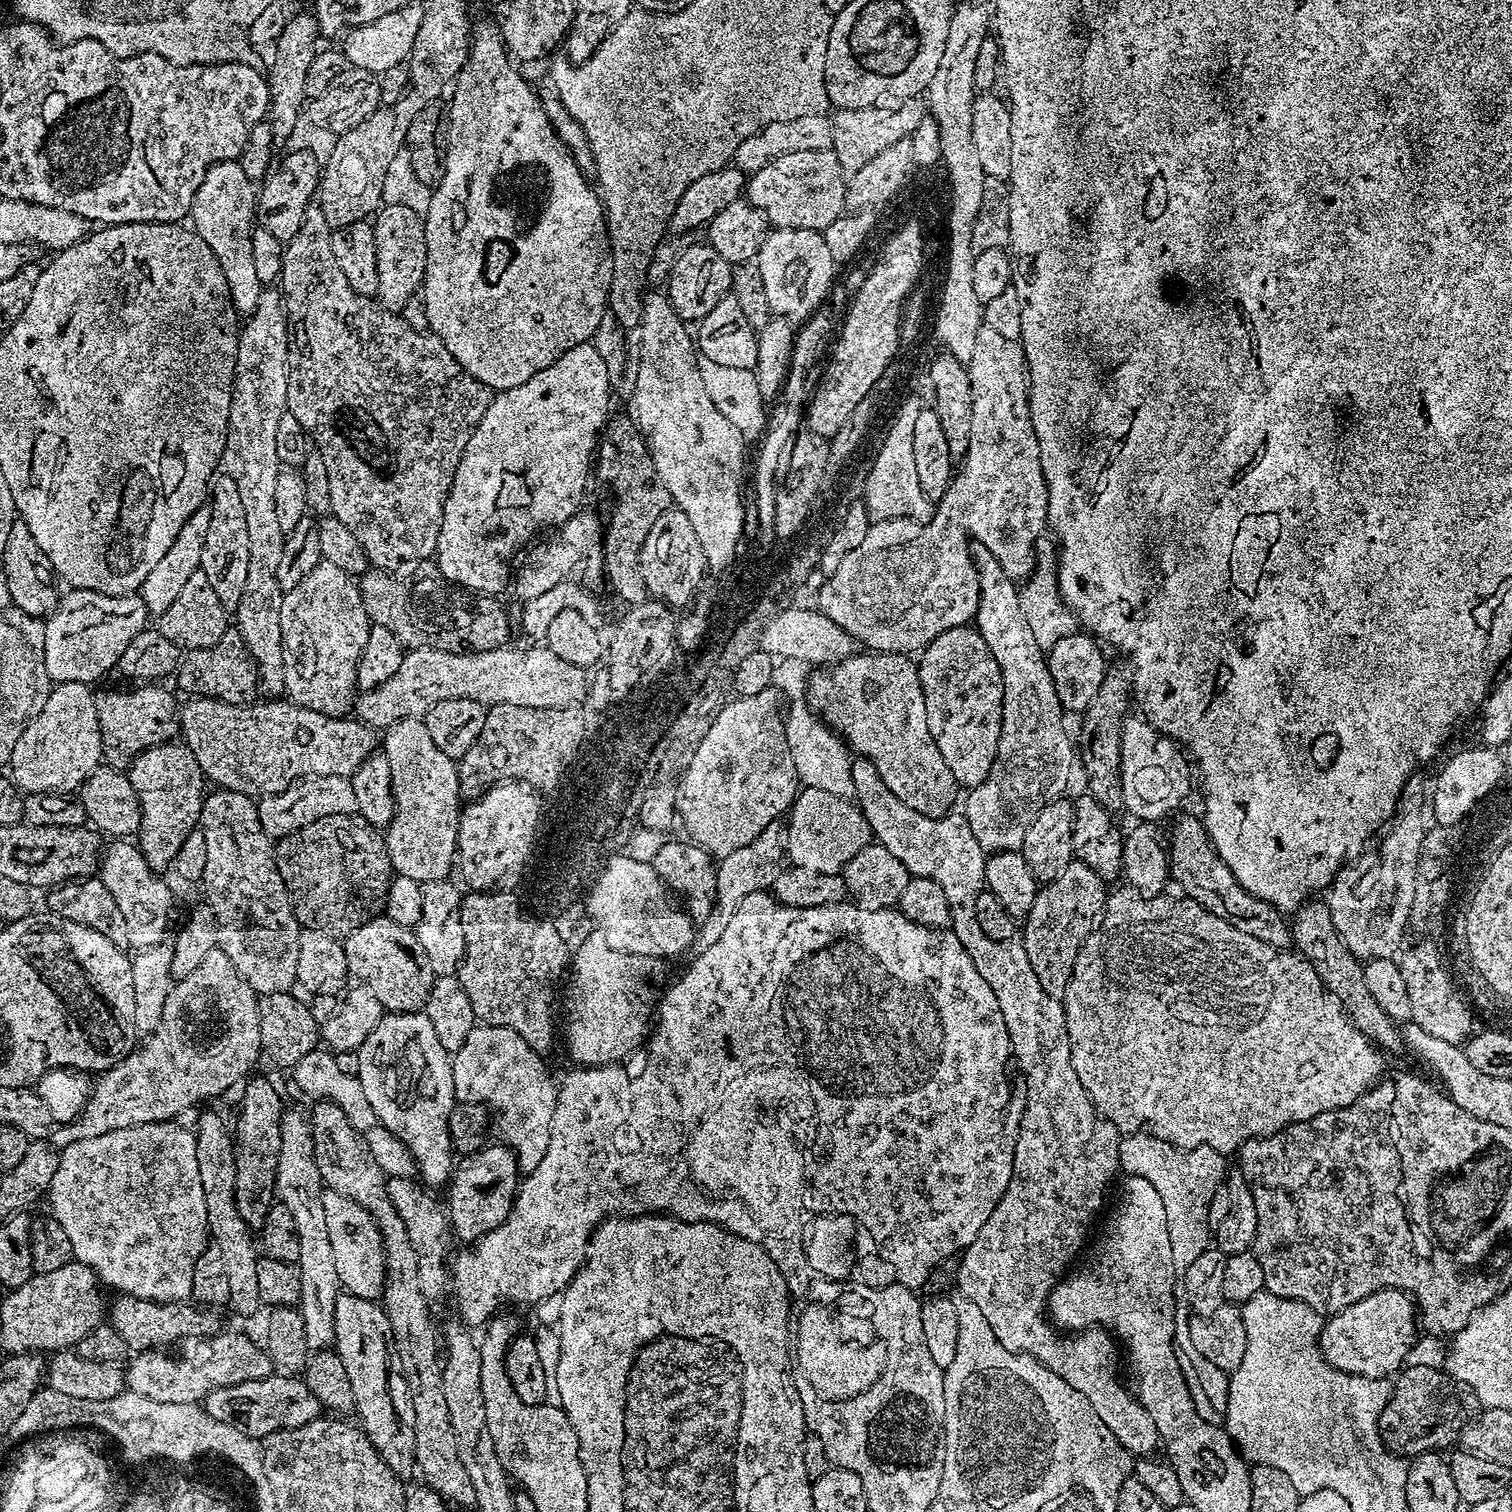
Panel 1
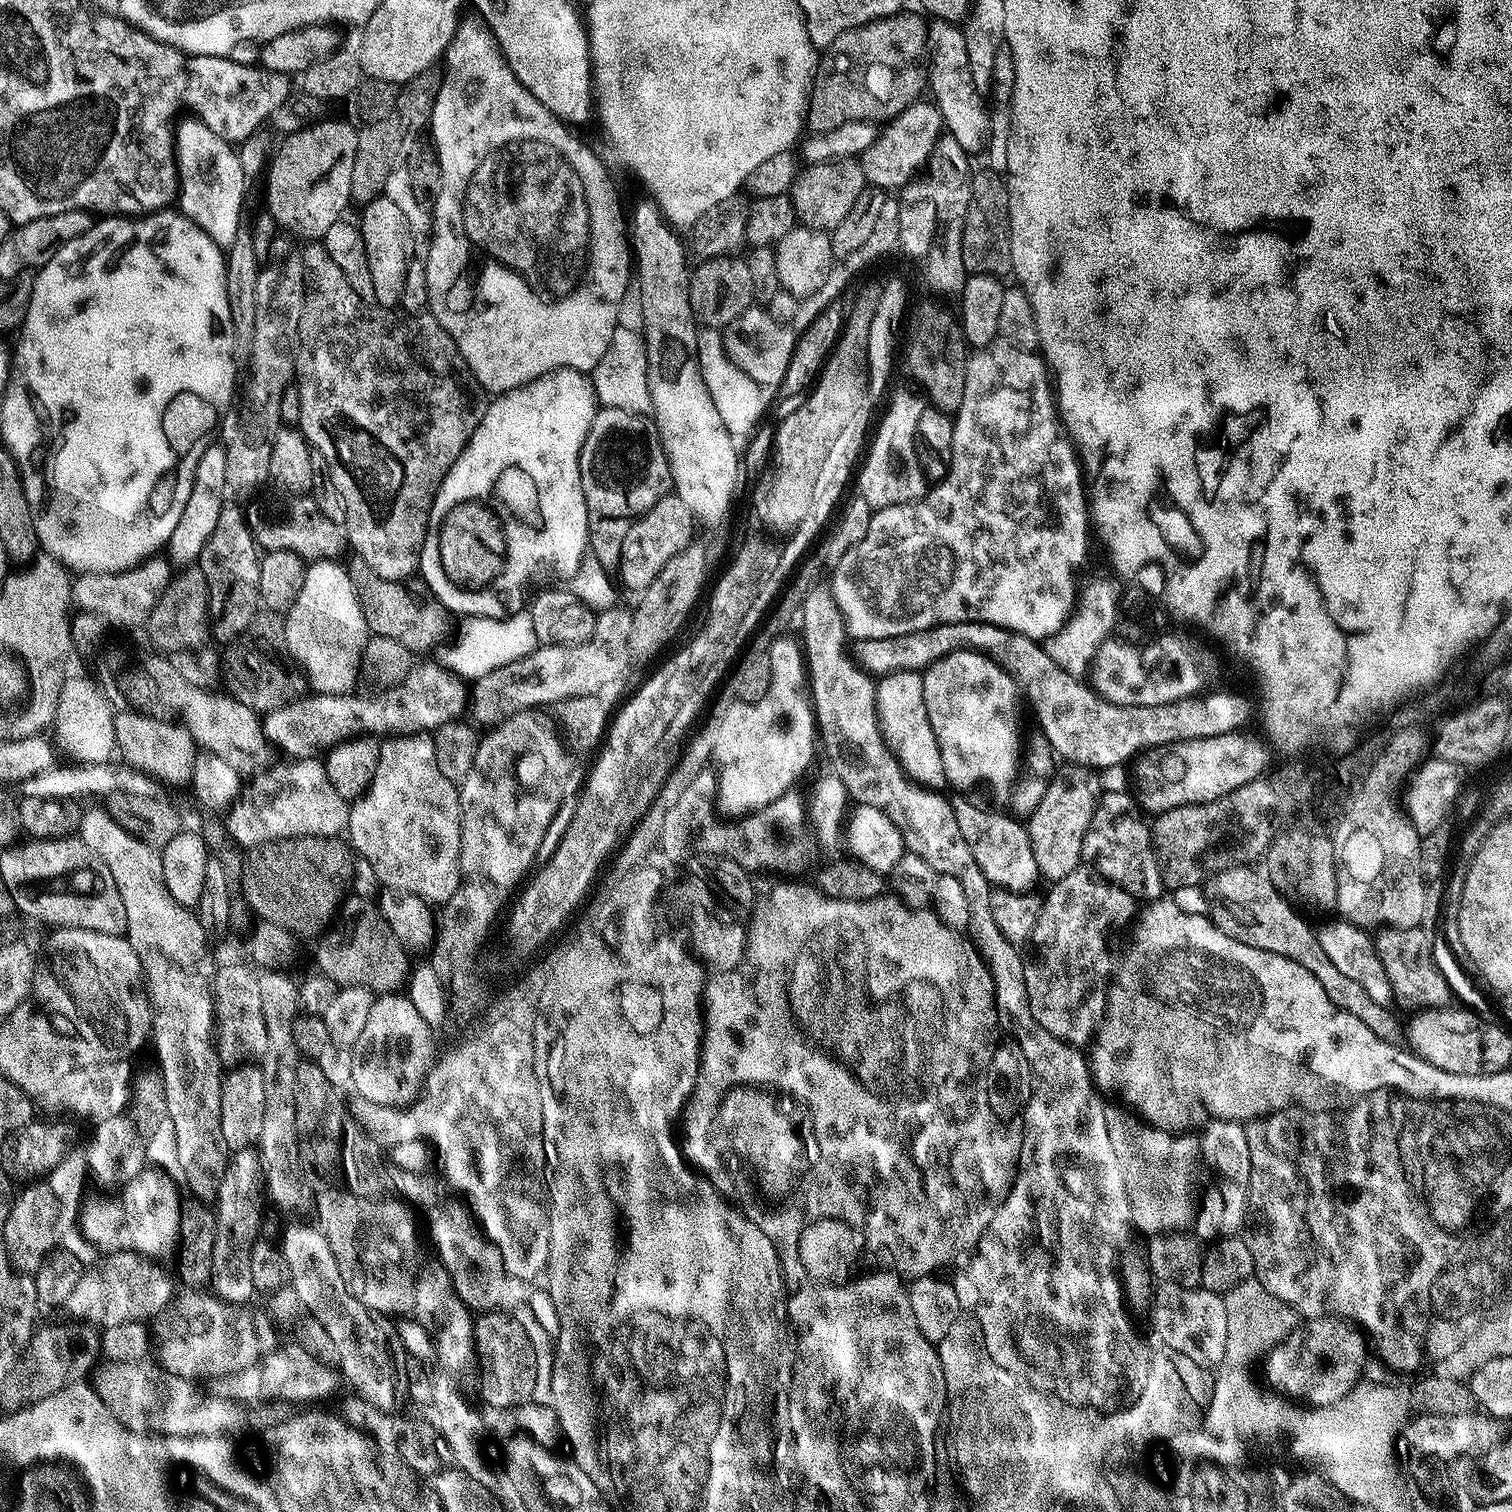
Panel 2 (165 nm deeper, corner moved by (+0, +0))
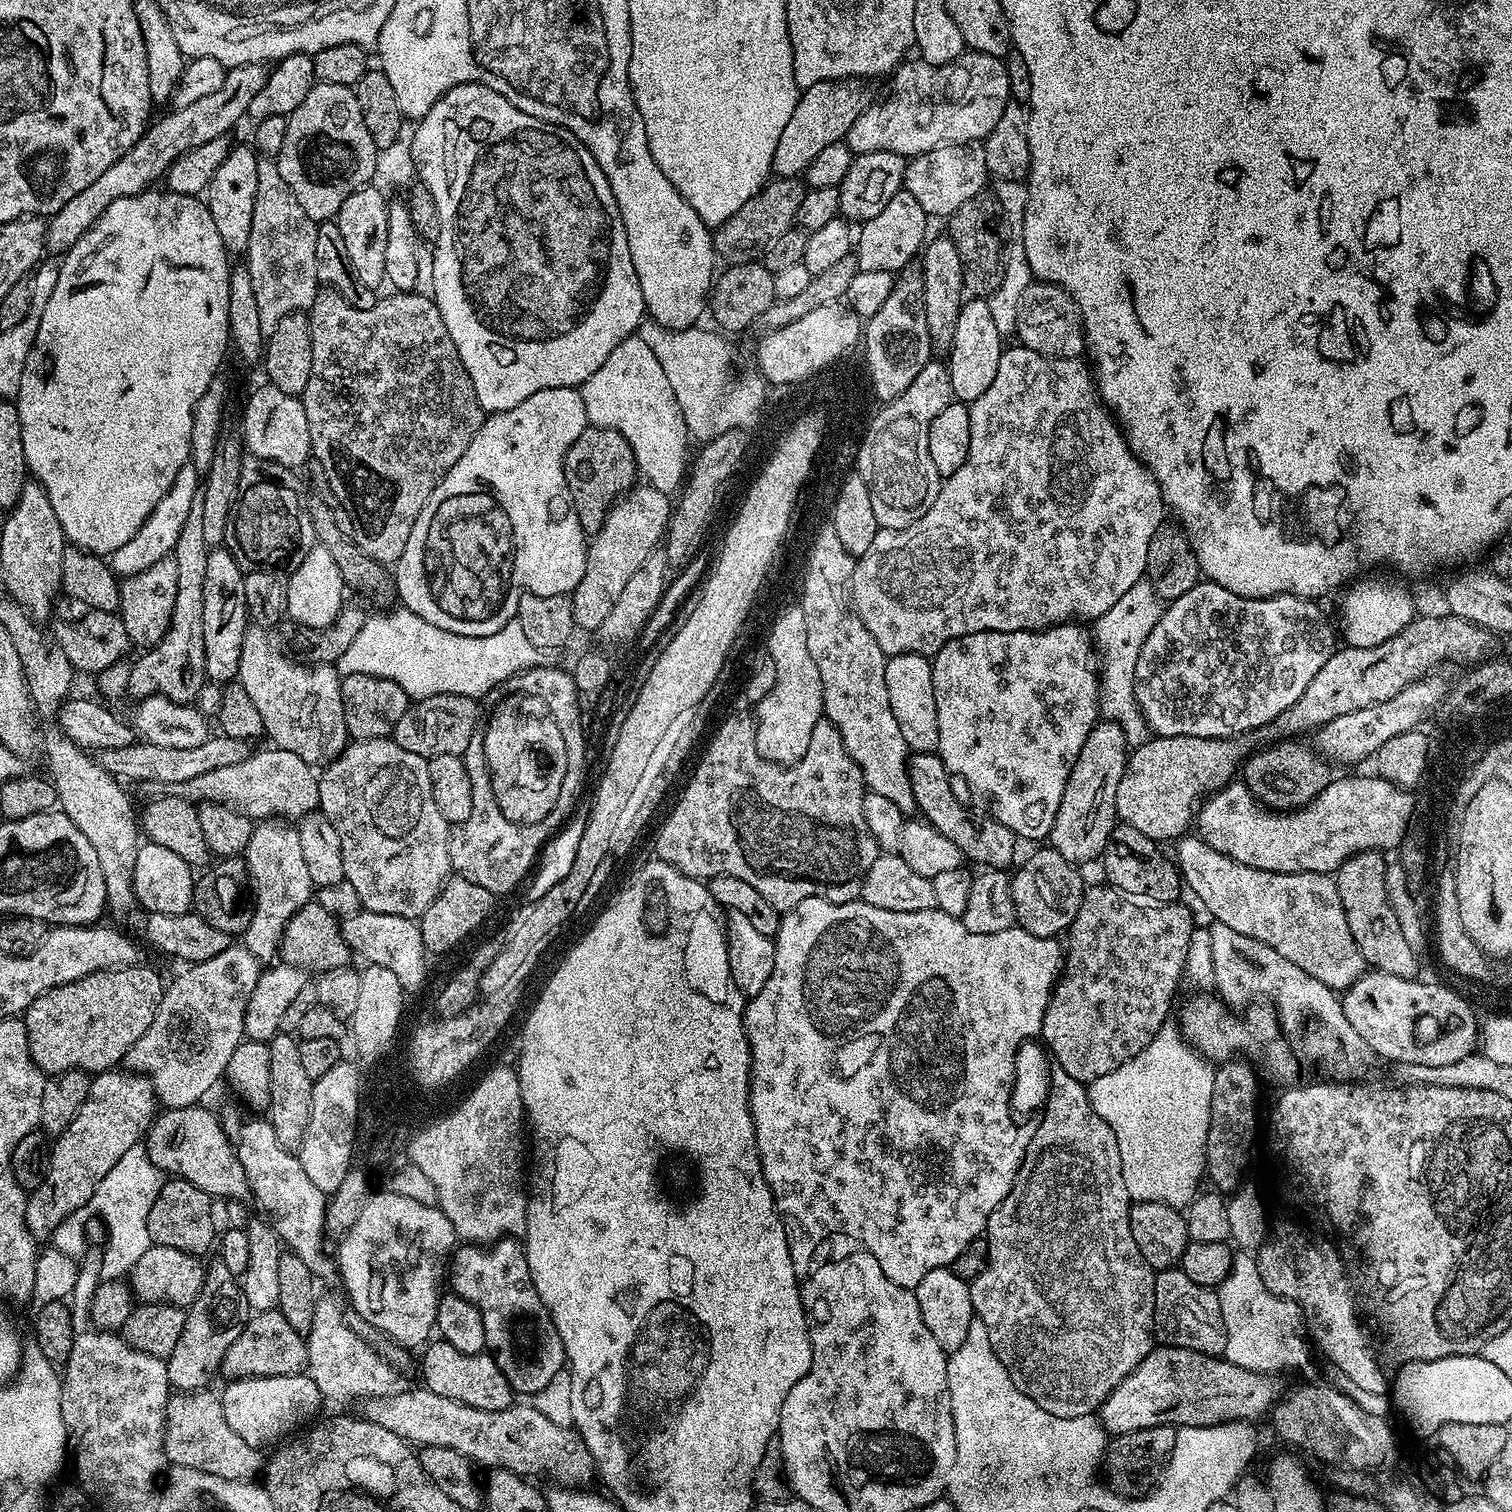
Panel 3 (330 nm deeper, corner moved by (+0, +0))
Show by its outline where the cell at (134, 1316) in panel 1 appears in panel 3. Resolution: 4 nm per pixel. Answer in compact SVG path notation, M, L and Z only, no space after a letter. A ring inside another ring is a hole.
M275 1308L270 1311L259 1311L249 1317L238 1341L226 1350L220 1372L228 1380L242 1377L298 1376L307 1371L308 1362L307 1339Z

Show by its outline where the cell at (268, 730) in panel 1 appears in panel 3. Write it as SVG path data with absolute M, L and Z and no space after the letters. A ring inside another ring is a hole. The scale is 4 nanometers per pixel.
M60 598L54 605L54 616L55 619L51 621L52 628L50 627L54 643L60 647L62 654L66 654L77 673L99 674L107 667L125 659L124 655L127 654L128 648L130 649L130 641L119 614L85 608L82 602Z

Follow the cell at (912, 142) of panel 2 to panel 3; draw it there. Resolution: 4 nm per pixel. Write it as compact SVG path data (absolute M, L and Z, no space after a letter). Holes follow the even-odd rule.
M945 146L932 152L923 152L907 161L903 191L914 194L918 206L922 206L925 217L947 218L970 198L985 191L984 183L990 180L986 166L986 154L980 146Z

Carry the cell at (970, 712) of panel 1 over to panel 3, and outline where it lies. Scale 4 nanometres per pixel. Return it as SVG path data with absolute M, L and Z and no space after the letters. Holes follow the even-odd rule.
M1083 623L1056 624L1052 628L1042 628L1038 632L995 632L992 636L982 636L979 632L975 632L969 636L959 636L946 642L946 646L942 646L942 650L938 650L935 656L931 657L934 702L938 710L939 742L936 747L937 755L944 759L944 765L951 775L958 778L960 776L976 791L987 792L988 795L997 800L997 813L995 812L997 817L1007 818L1009 821L1028 820L1036 812L1036 832L1044 838L1052 835L1058 802L1062 802L1062 790L1066 790L1072 762L1078 758L1078 754L1082 750L1082 742L1086 742L1090 730L1098 723L1100 716L1098 656L1094 651L1094 640L1089 629L1087 632L1080 624Z

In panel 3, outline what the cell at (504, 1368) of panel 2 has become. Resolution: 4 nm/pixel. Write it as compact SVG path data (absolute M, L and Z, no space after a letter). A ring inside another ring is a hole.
M433 1339L423 1349L424 1357L420 1360L420 1376L423 1387L434 1394L442 1394L442 1398L450 1398L454 1402L462 1402L466 1406L474 1406L478 1410L506 1410L514 1403L514 1393L510 1382L506 1382L506 1374L498 1370L498 1362L487 1351L478 1354L462 1354L462 1350L454 1350L444 1340Z

